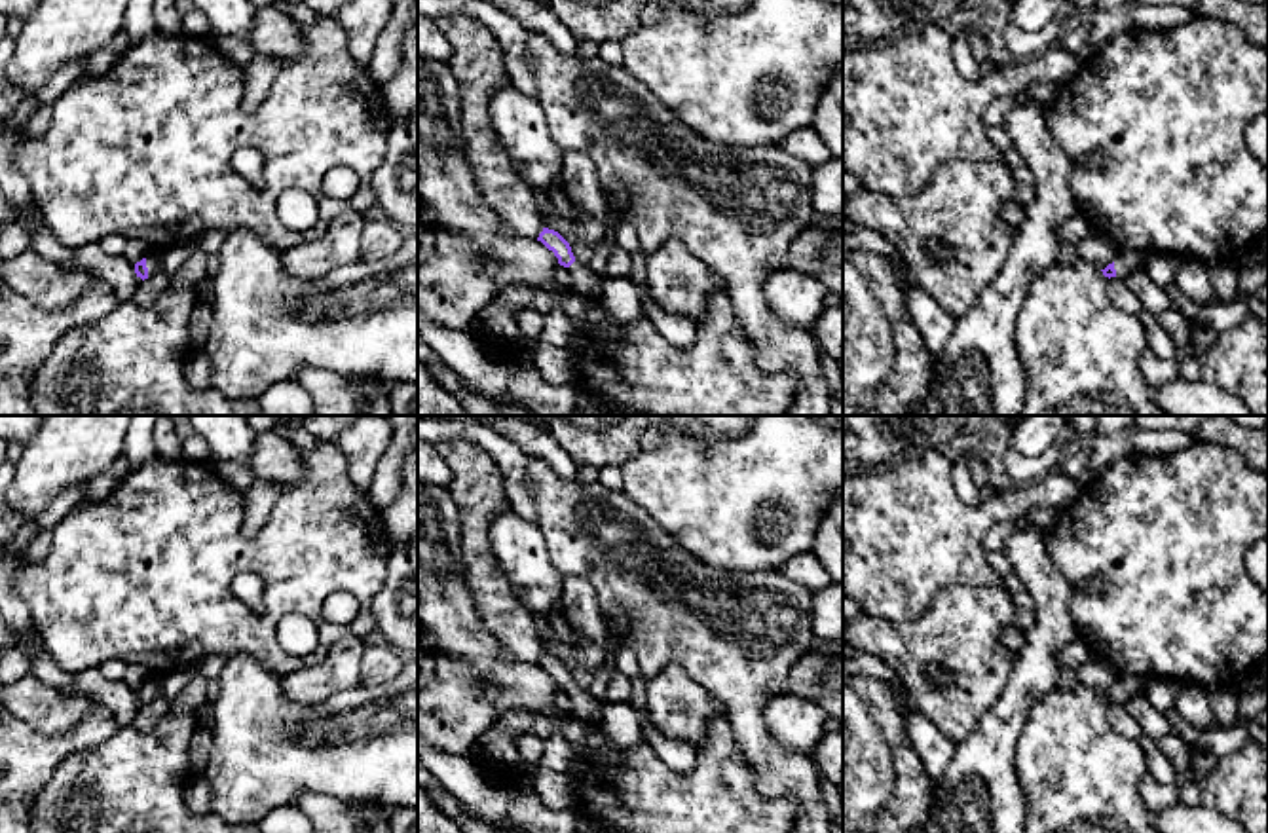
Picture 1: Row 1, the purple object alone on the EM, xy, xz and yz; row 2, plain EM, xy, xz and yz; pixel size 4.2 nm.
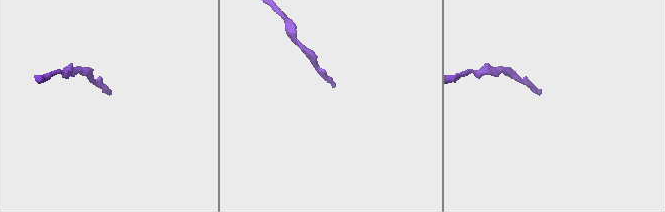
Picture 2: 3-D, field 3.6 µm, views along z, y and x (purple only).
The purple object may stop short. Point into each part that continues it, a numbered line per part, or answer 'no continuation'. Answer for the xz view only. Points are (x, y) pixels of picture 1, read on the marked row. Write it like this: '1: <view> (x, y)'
1: xz (585, 281)

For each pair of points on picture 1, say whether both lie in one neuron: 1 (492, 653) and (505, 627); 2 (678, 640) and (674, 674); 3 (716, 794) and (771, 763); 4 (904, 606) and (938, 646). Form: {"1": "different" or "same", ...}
{"1": "different", "2": "different", "3": "different", "4": "different"}

